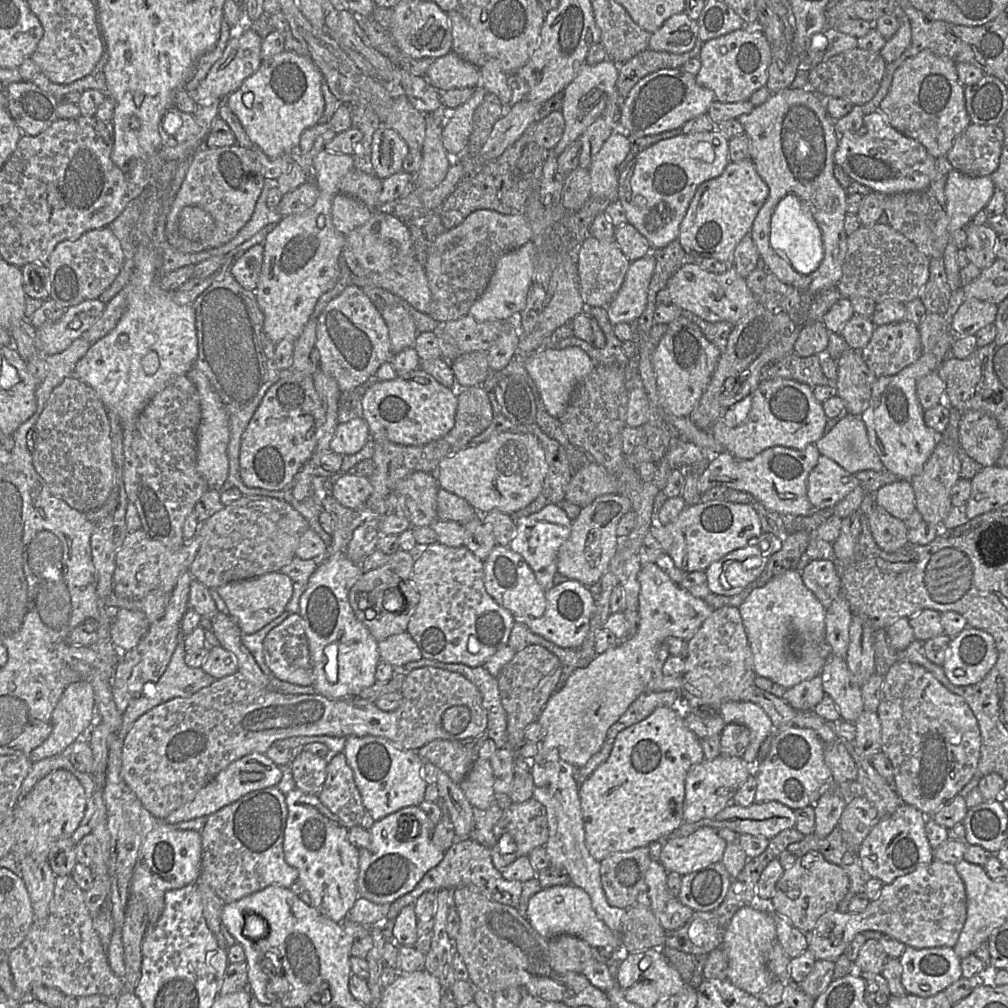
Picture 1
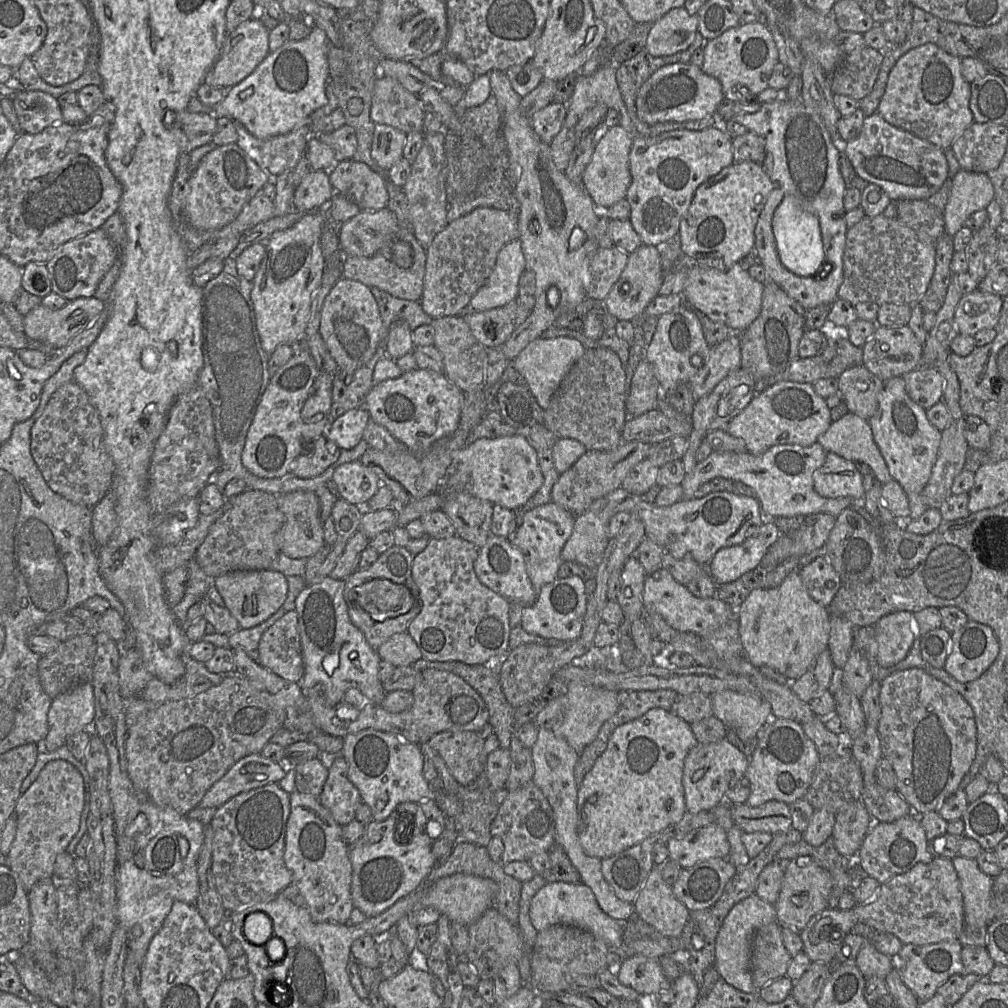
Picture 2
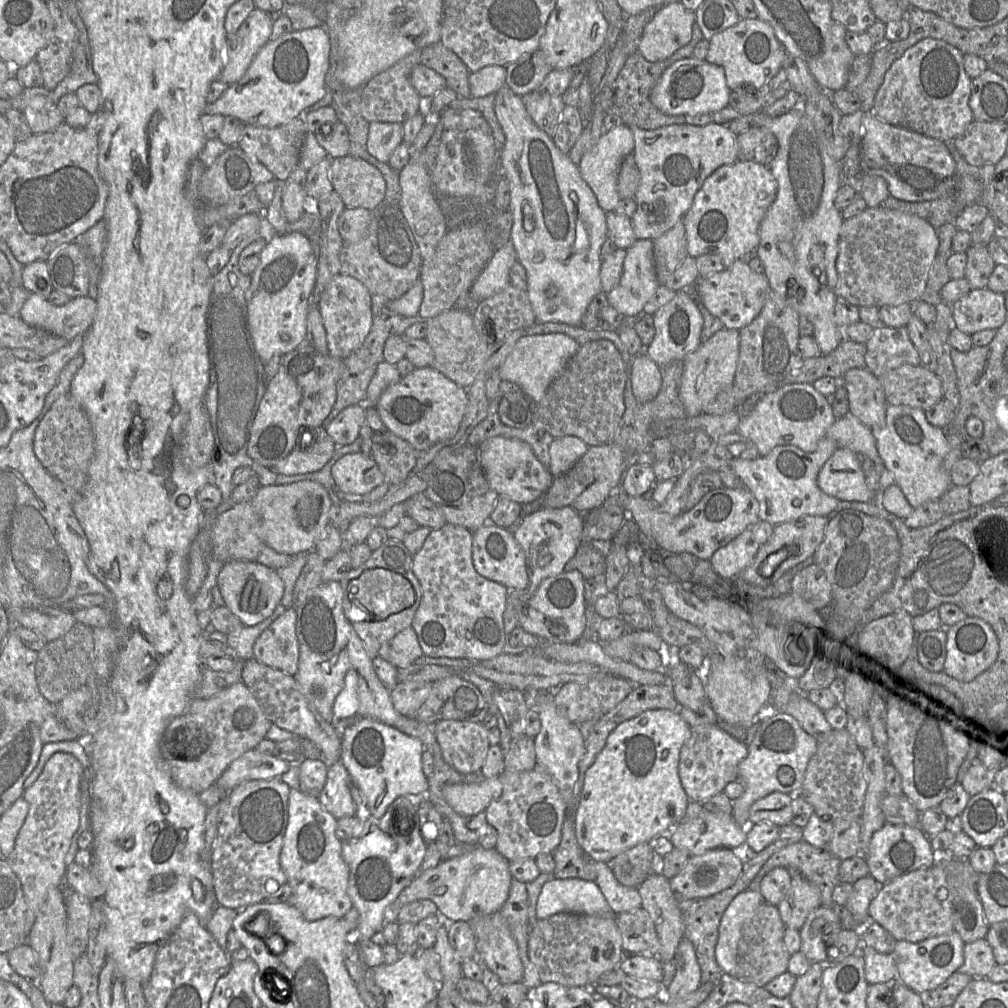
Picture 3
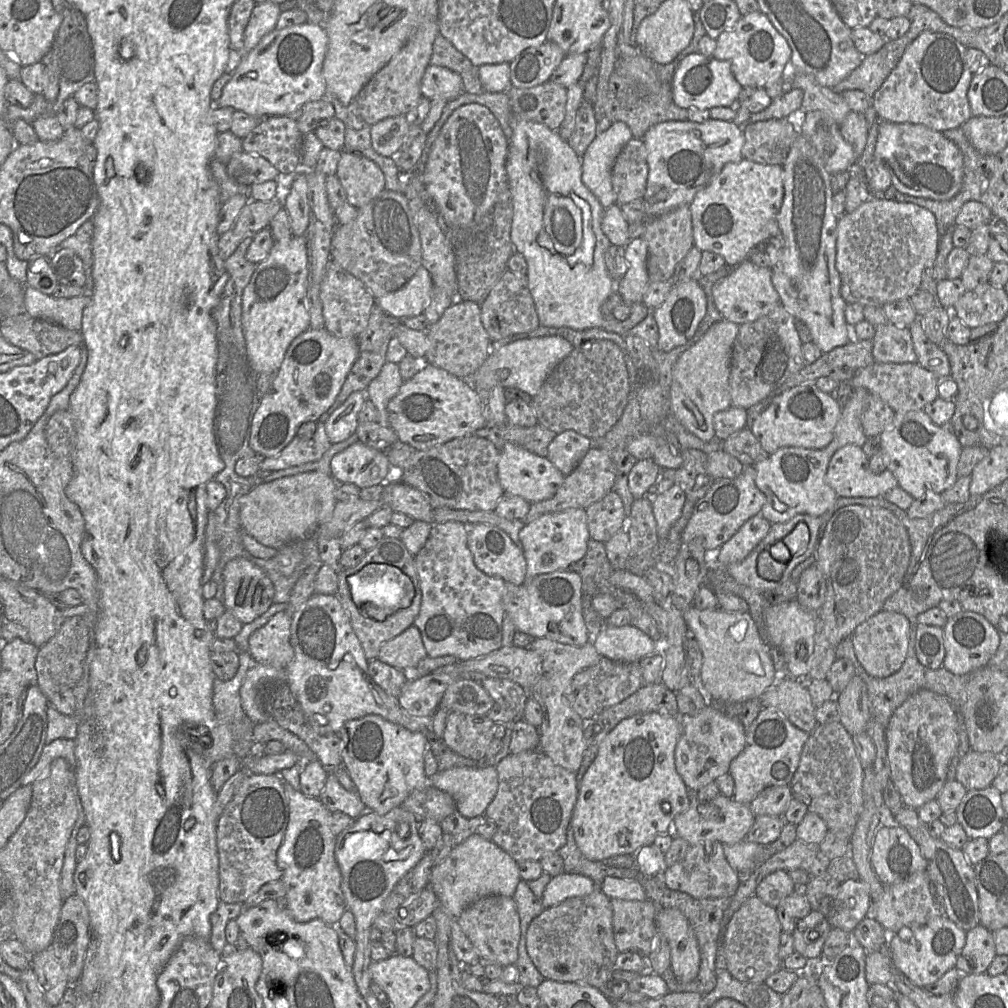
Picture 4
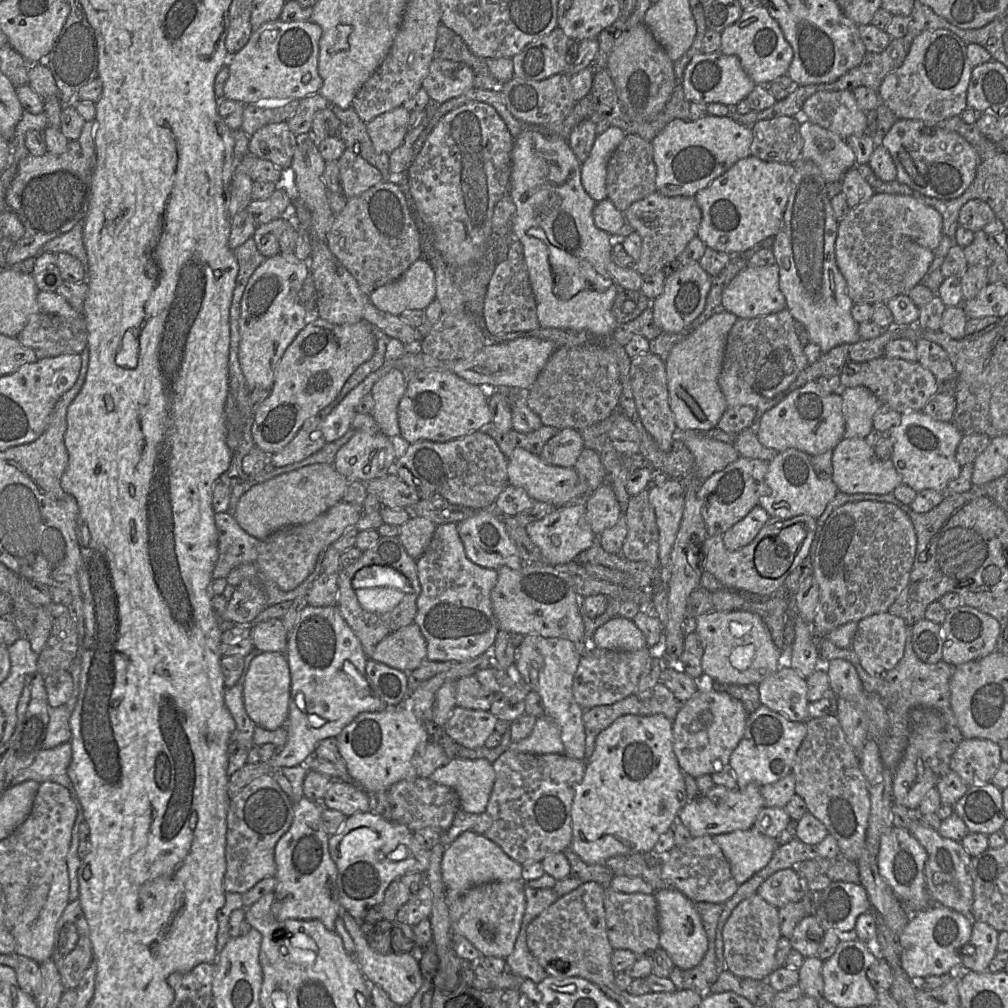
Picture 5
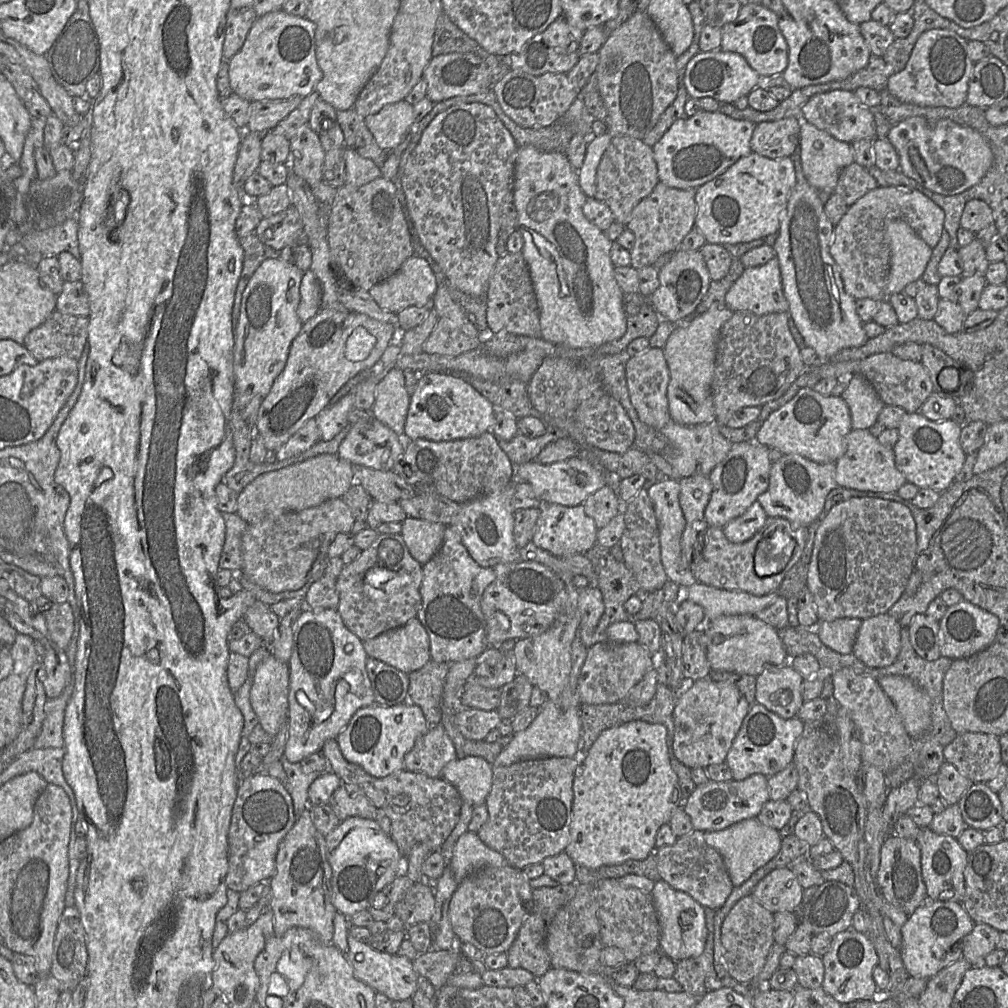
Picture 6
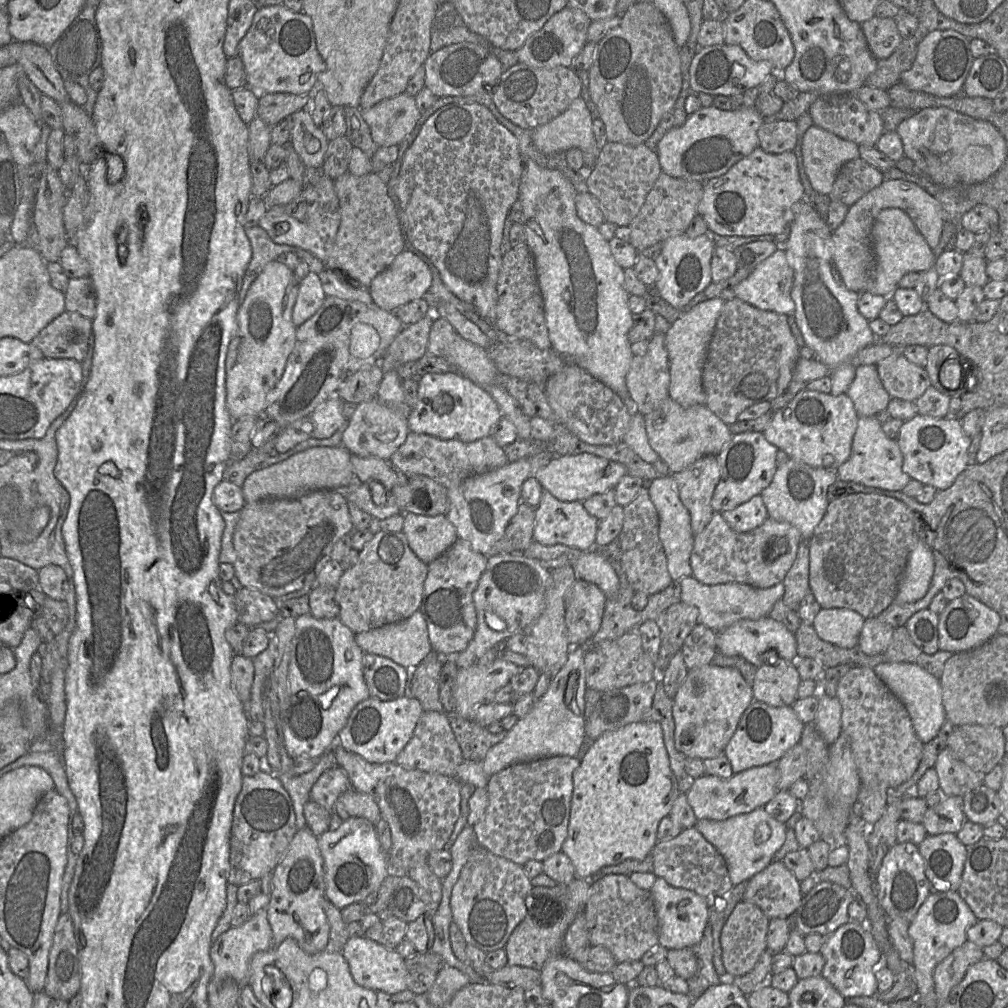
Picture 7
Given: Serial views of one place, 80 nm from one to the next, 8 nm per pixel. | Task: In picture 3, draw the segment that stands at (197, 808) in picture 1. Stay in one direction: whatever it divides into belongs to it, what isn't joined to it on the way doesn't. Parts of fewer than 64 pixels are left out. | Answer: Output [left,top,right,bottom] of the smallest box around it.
[215,749,289,793]

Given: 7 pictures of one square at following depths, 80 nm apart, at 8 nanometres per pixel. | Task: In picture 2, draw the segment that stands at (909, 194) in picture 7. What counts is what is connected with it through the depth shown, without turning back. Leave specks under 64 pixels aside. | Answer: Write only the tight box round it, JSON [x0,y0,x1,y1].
[838,214,936,306]

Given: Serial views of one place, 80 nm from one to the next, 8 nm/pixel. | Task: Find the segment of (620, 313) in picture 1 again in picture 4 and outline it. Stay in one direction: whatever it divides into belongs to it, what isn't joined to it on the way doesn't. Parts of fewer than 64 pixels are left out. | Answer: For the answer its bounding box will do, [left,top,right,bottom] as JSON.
[615,237,650,303]

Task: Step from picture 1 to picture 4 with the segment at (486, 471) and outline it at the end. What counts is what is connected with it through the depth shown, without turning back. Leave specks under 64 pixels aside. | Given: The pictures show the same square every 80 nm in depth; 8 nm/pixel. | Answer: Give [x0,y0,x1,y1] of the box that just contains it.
[498,443,565,504]

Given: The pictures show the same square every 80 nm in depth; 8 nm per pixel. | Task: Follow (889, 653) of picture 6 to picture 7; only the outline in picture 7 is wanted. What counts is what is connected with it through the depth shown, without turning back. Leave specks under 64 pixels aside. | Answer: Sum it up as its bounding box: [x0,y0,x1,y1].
[857,617,894,655]

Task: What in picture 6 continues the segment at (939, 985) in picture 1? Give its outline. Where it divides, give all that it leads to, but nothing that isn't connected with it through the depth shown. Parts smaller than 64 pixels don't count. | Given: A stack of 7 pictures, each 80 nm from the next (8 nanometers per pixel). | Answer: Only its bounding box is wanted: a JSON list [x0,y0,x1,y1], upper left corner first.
[900,901,974,979]

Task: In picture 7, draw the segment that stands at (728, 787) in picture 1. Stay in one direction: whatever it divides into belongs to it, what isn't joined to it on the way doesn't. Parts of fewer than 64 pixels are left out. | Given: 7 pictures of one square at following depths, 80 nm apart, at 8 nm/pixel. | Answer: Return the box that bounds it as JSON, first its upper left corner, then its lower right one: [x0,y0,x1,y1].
[673,665,754,758]

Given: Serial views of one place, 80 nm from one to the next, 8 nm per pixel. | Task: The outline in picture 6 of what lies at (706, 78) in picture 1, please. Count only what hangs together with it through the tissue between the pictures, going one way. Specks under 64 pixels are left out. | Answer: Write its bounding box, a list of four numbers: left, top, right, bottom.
[721,3,789,77]

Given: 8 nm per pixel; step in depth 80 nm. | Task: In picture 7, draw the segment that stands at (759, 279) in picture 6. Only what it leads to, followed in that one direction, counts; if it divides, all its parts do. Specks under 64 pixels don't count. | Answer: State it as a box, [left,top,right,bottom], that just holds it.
[735,244,795,316]

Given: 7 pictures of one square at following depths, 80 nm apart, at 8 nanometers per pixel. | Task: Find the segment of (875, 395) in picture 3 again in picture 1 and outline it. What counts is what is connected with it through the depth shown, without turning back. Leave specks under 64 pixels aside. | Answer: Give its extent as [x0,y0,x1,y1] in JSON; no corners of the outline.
[835,349,878,416]

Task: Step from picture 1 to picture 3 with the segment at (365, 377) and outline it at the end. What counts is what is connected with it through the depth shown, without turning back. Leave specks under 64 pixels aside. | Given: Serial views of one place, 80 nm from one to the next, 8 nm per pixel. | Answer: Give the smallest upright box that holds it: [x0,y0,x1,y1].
[319,273,372,359]

